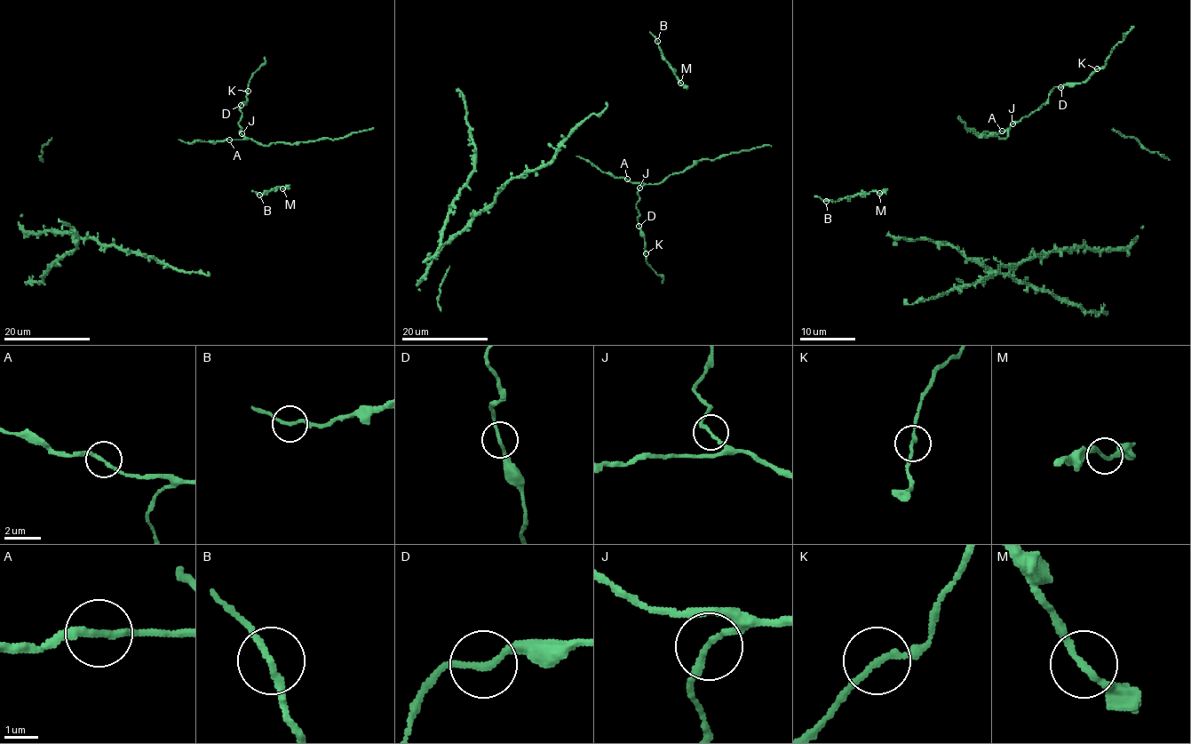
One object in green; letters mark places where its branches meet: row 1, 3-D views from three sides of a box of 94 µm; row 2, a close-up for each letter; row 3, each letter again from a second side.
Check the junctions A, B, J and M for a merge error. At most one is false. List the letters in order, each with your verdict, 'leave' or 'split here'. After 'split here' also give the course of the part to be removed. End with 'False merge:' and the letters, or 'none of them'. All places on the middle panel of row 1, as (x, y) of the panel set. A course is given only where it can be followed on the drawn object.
A: leave
B: leave
J: leave
M: leave
False merge: none of them

